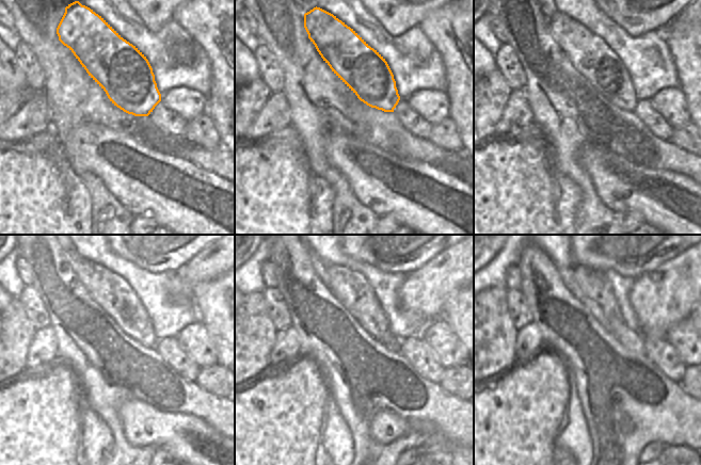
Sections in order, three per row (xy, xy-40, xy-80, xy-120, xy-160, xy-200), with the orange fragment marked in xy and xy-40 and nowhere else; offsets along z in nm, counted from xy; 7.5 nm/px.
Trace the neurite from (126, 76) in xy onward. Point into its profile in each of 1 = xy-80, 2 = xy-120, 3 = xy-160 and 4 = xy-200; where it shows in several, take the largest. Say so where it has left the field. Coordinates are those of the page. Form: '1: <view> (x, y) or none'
1: xy-80 (590, 55)
2: xy-120 (111, 291)
3: xy-160 (352, 289)
4: xy-200 (593, 283)

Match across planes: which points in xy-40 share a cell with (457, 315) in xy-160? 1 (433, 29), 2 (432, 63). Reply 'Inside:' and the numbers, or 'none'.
Inside: 1

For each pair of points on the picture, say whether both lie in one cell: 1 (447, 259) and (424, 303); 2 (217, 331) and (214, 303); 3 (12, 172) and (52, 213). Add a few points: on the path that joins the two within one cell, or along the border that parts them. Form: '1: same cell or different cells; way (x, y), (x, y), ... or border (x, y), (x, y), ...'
1: same cell; way (447, 270), (427, 292)
2: same cell; way (217, 324), (217, 309)
3: same cell; way (20, 182), (42, 204)

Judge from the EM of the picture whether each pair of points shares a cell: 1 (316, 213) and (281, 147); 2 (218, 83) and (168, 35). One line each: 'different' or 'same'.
1: same
2: different

